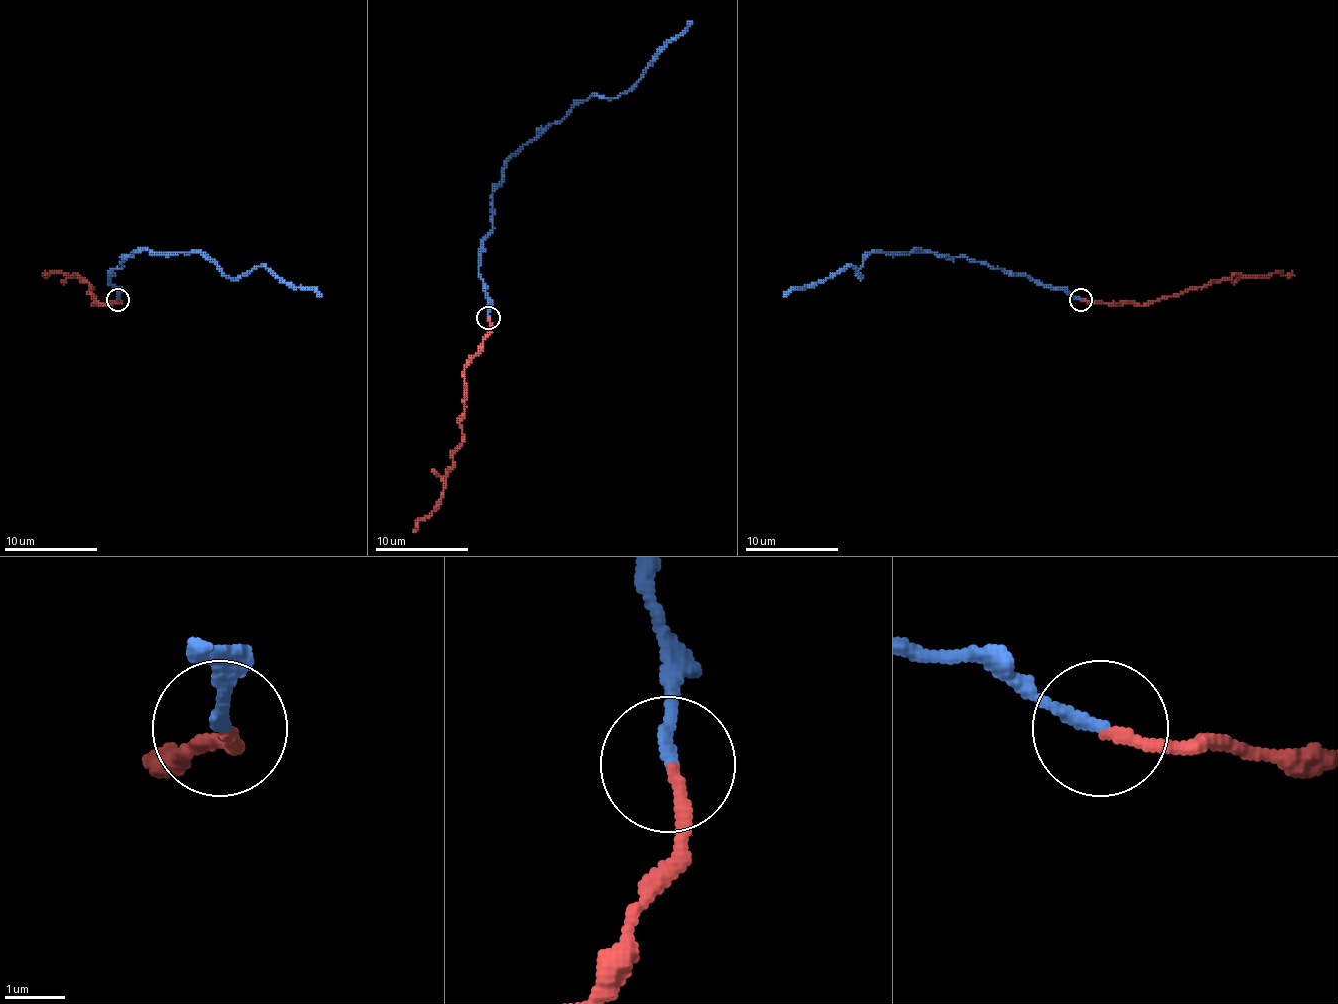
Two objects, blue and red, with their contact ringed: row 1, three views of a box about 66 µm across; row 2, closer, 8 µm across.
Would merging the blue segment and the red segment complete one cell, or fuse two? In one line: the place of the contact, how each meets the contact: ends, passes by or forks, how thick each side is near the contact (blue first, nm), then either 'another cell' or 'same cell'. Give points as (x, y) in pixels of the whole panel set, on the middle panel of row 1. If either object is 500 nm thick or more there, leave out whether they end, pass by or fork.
at (488, 318); blue ends there; red ends there; 200 nm thick on the blue side, 180 nm on the other; another cell

